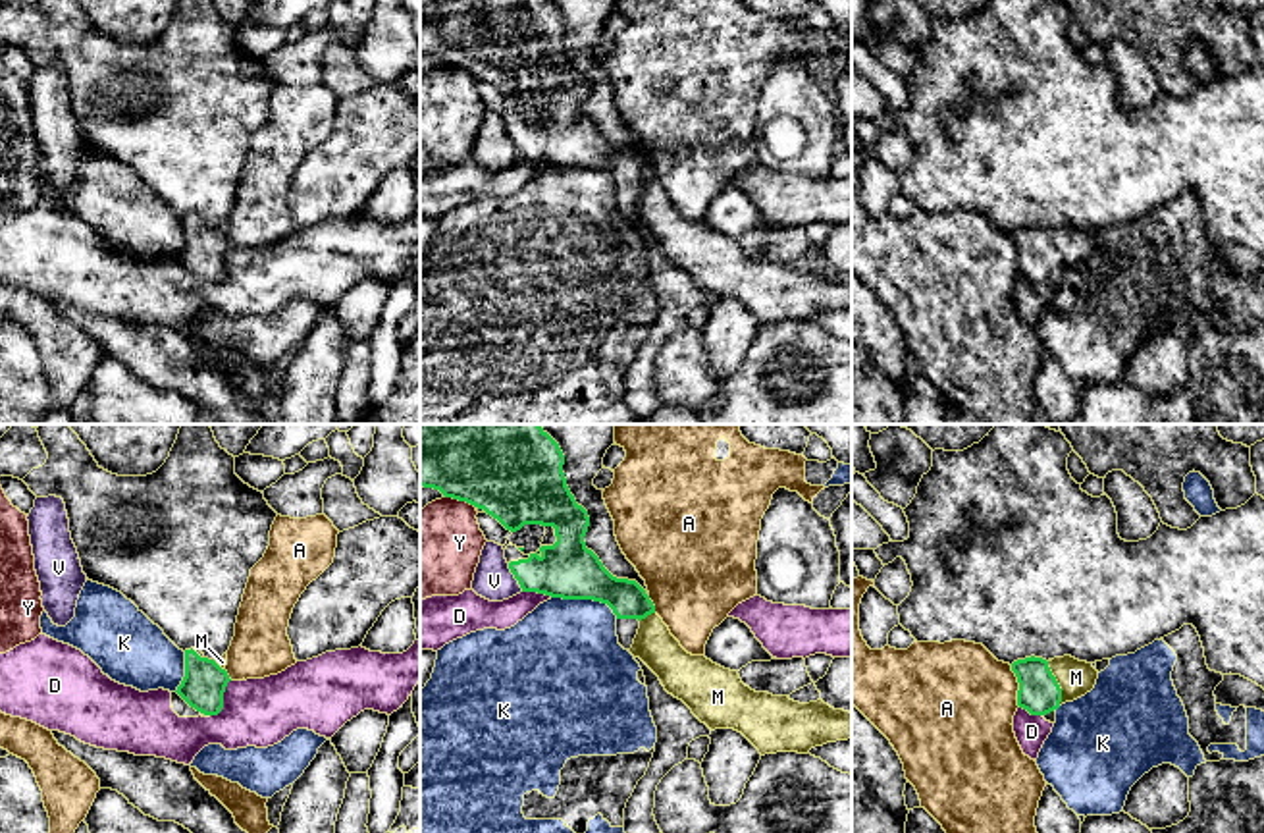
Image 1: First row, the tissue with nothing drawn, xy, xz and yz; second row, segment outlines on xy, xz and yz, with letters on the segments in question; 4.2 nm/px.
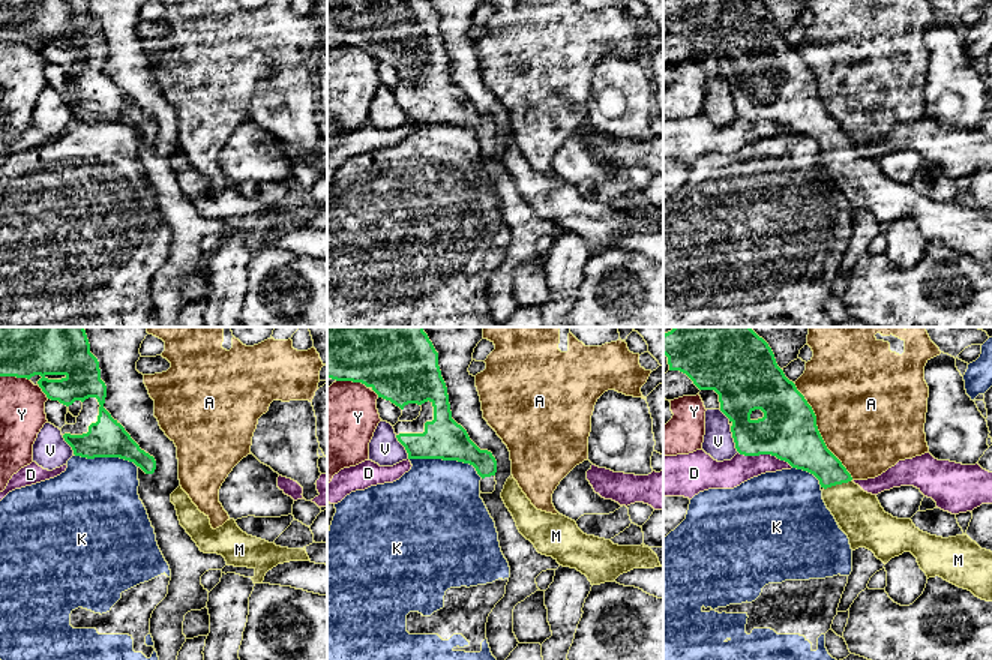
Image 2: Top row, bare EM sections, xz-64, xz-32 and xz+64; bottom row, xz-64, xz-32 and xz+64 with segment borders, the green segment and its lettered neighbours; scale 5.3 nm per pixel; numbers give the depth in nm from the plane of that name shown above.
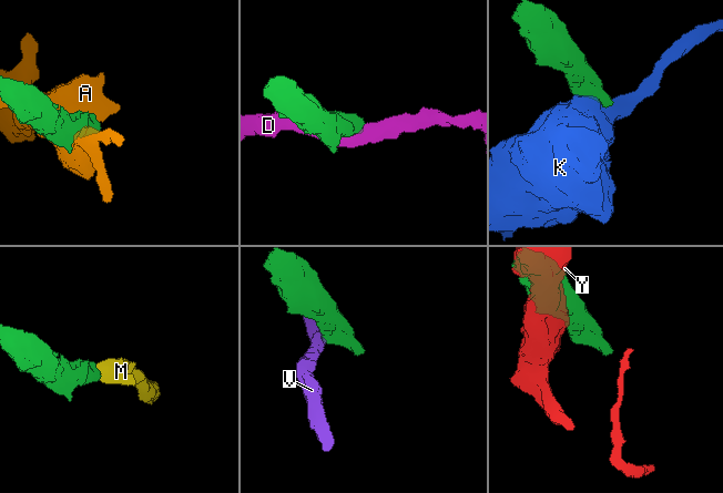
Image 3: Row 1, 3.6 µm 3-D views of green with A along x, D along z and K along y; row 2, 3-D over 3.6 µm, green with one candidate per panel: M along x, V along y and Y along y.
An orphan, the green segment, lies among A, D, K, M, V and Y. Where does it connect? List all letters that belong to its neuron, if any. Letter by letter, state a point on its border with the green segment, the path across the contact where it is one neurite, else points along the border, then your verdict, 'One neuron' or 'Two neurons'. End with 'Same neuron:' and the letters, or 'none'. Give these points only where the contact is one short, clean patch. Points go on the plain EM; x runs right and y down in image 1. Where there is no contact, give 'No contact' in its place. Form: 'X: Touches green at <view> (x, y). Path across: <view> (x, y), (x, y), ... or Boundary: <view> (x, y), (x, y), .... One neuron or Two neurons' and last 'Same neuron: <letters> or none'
A: Touches green at yz (1020, 255). Two neurons
D: Touches green at xy (222, 268). Two neurons
K: Touches green at xz (586, 166). Two neurons
M: Touches green at yz (1056, 251). Path across: yz (1039, 261), (1047, 253), (1056, 251), (1076, 245). One neuron
V: Touches green at xz (515, 145). Two neurons
Y: Touches green at xz (461, 68). Two neurons
Same neuron: M

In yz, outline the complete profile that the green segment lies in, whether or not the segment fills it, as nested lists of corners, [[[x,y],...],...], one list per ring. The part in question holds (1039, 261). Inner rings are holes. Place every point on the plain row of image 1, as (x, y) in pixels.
[[[1071,224],[1054,226],[1025,226],[1012,231],[1017,245],[1017,274],[1031,283],[1046,283],[1066,270],[1073,270],[1096,253],[1098,239],[1093,231],[1079,229]]]

